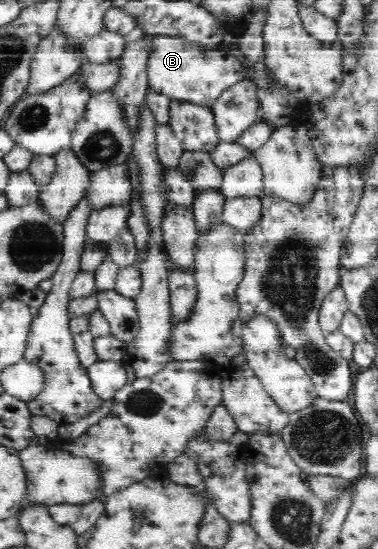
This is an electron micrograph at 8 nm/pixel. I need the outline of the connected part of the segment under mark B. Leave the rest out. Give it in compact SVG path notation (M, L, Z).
M153 36L151 45L151 58L147 64L149 89L172 102L212 109L227 90L247 78L246 70L234 57L234 53L205 51L201 46L188 43L185 39L161 36Z

